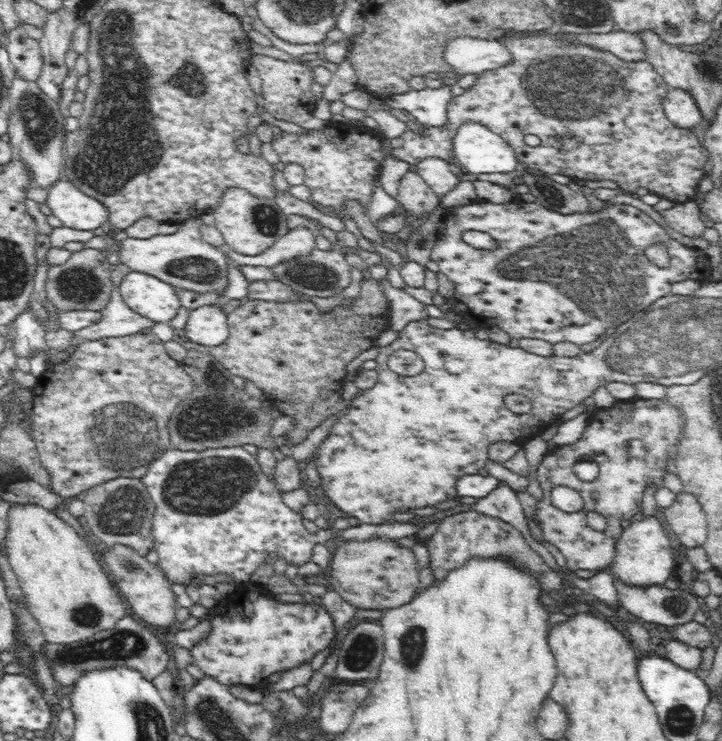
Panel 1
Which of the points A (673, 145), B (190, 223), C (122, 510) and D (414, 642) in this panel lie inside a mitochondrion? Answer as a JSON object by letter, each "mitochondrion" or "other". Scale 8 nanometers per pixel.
{"A":"other","B":"other","C":"mitochondrion","D":"mitochondrion"}

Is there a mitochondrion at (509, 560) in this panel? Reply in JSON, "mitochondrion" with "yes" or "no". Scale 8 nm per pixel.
{"mitochondrion":"no"}

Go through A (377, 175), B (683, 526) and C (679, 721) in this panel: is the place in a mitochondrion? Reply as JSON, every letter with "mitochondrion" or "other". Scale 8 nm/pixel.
{"A":"other","B":"other","C":"mitochondrion"}

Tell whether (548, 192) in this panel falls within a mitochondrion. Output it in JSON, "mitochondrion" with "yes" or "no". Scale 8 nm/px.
{"mitochondrion":"yes"}

